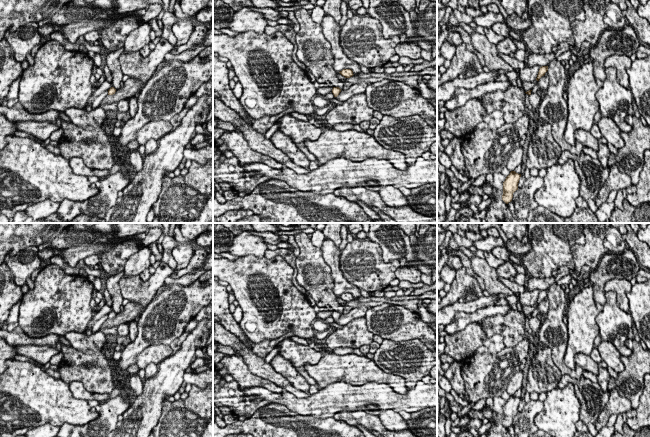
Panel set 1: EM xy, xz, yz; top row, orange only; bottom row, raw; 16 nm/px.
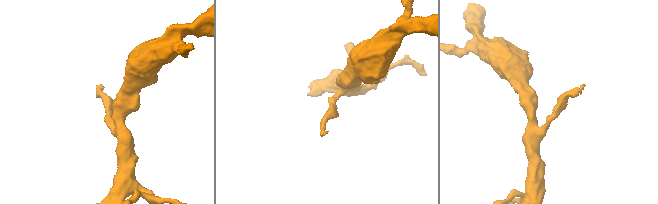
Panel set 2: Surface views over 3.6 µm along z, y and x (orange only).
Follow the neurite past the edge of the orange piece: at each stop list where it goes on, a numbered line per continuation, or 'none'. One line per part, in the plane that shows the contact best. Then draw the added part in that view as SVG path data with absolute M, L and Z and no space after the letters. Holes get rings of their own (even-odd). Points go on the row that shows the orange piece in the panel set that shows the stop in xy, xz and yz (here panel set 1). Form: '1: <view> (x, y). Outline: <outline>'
none

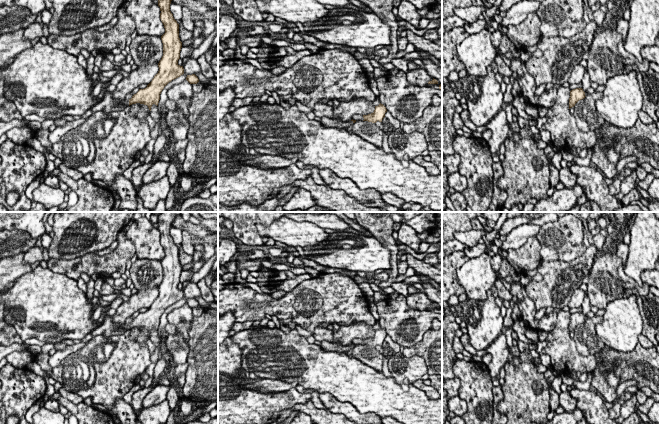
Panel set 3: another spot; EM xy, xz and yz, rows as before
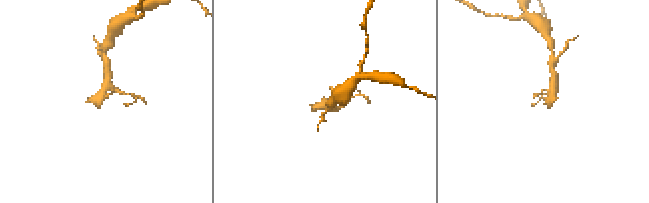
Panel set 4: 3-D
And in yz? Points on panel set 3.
none

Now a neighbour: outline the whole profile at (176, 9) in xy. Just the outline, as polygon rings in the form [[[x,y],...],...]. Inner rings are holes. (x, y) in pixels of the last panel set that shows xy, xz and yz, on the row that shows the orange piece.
[[[171,2],[170,11],[173,14],[173,17],[177,21],[177,23],[180,24],[182,22],[183,17],[182,6]]]

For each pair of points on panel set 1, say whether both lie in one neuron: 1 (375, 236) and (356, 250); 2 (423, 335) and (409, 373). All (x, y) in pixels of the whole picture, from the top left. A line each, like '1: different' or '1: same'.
1: different
2: different

